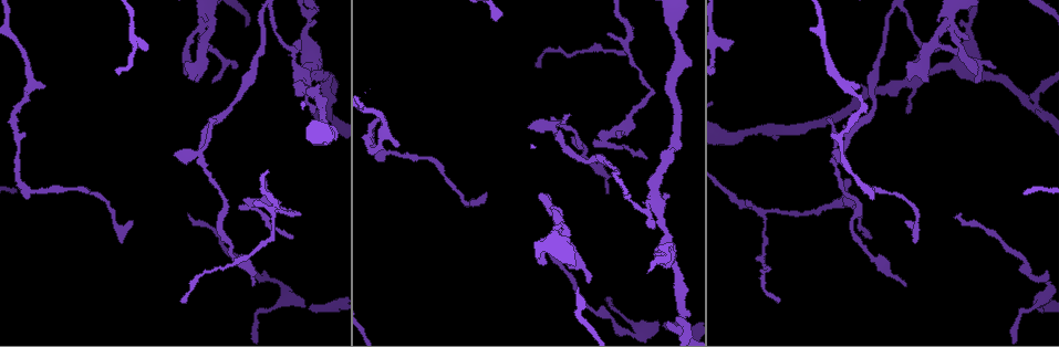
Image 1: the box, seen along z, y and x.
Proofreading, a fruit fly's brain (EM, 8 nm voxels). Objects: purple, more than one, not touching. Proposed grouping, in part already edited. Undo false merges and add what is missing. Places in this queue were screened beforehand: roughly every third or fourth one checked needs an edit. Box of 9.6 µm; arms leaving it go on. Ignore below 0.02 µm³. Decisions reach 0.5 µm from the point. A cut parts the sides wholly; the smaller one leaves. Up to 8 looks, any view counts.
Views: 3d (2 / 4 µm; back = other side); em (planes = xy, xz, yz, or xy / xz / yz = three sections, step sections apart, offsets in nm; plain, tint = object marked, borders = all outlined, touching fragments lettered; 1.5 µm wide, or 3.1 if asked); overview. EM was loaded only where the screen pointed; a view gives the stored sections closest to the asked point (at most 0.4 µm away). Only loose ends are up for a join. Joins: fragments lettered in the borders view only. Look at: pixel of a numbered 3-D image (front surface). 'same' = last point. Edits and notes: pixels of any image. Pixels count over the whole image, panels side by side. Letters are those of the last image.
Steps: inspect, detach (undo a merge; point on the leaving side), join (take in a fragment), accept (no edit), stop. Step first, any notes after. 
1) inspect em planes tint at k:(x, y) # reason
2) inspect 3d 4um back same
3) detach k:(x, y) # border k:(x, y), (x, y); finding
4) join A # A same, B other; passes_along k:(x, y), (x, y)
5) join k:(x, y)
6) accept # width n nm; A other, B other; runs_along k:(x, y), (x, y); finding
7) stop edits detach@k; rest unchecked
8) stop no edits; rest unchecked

inspect 3d 2um at 1:(1027, 99) # branch point

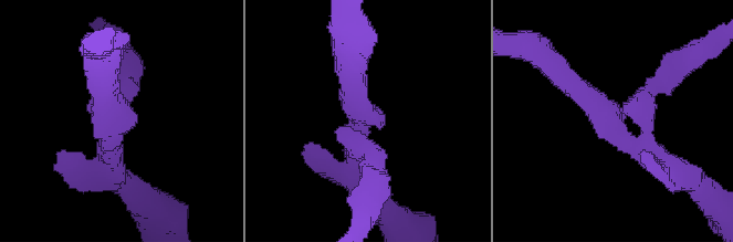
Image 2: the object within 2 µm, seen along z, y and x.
inspect em planes borders at 2:(108, 113) # need the tissue

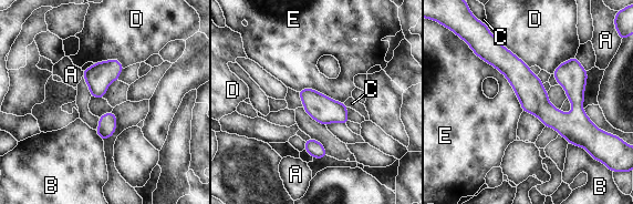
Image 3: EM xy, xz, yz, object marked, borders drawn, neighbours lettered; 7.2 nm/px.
accept # A other, B other, C other, D other, E other; border 3:(463, 39), (505, 77), (522, 111); continuous, no second neuron

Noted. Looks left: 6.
inspect em planes borders at 1:(967, 37) # free end

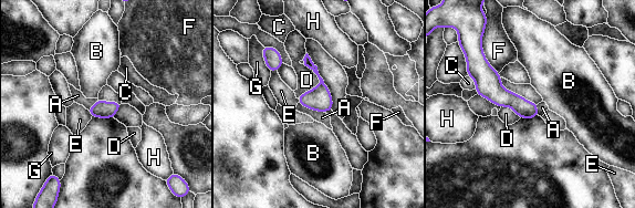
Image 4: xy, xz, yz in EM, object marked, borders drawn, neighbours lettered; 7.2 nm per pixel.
accept # longest_contact D 260 nm; A other, B other, C other, D other, E other, F other, G other, H other; runs_along 4:(475, 71), (500, 96), (534, 113); none of them fits

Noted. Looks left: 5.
inspect em planes borders at 1:(766, 211) # two arms in line, one across

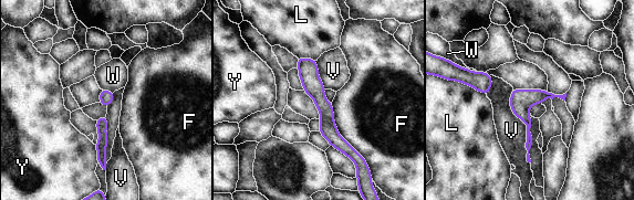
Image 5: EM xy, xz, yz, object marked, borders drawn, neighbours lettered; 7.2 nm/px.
accept # width 100 nm; F other, L other, V other, W other, Y other; border 5:(513, 88), (544, 90), (547, 92); one neuron here

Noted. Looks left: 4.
inspect 3d 2um at 1:(778, 301) # an open end

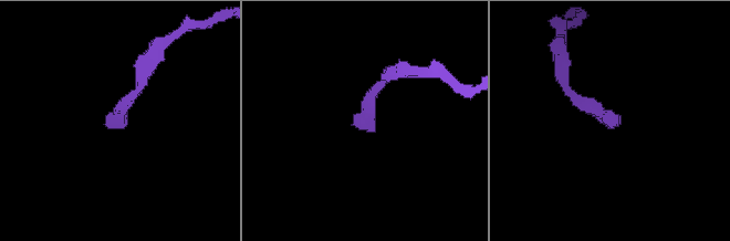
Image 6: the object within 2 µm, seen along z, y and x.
inspect em xy step 4 borders at 6:(616, 124)

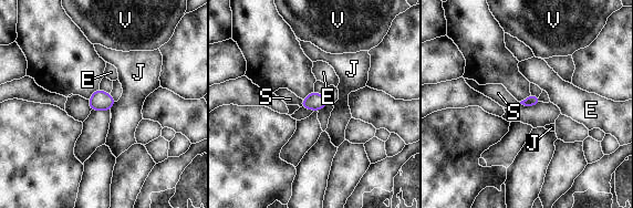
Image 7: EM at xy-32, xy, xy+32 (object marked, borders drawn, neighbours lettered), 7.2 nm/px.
inspect em planes borders same

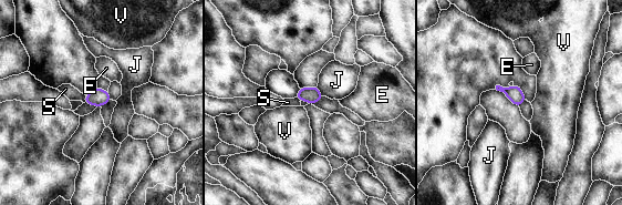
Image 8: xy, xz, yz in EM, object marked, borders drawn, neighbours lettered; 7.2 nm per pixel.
join S # width 110 nm; E other, J other, S same, V other; the neuron continues

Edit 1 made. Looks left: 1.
stop edits join@8; rest unchecked

